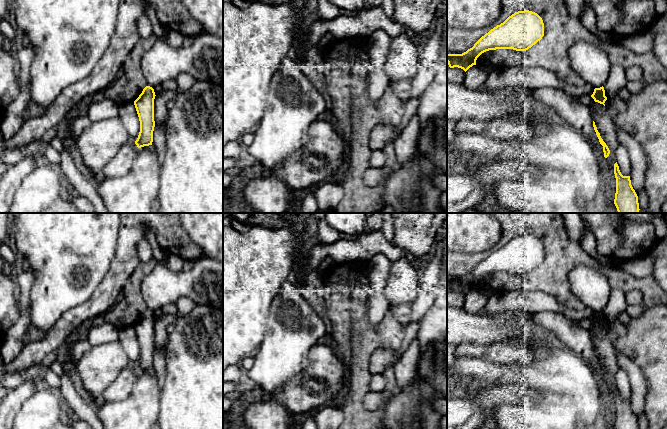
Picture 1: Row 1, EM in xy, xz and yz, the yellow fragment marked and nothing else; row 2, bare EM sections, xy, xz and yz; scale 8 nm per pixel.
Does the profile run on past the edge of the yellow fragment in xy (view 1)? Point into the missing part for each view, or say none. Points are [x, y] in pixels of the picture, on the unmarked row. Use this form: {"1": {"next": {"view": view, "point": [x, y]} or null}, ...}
{"1": {"next": {"view": "xy", "point": [161, 286]}}}

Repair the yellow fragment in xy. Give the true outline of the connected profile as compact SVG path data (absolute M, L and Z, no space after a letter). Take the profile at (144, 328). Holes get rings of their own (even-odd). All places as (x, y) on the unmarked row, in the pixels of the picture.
M202 255L196 262L194 272L187 273L183 270L175 272L167 267L164 262L157 263L154 269L141 282L141 291L147 304L147 310L134 329L140 345L140 356L135 368L138 372L152 369L154 345L154 312L169 303L175 303L181 297L191 299L196 305L213 306L223 309L223 263L211 257Z

